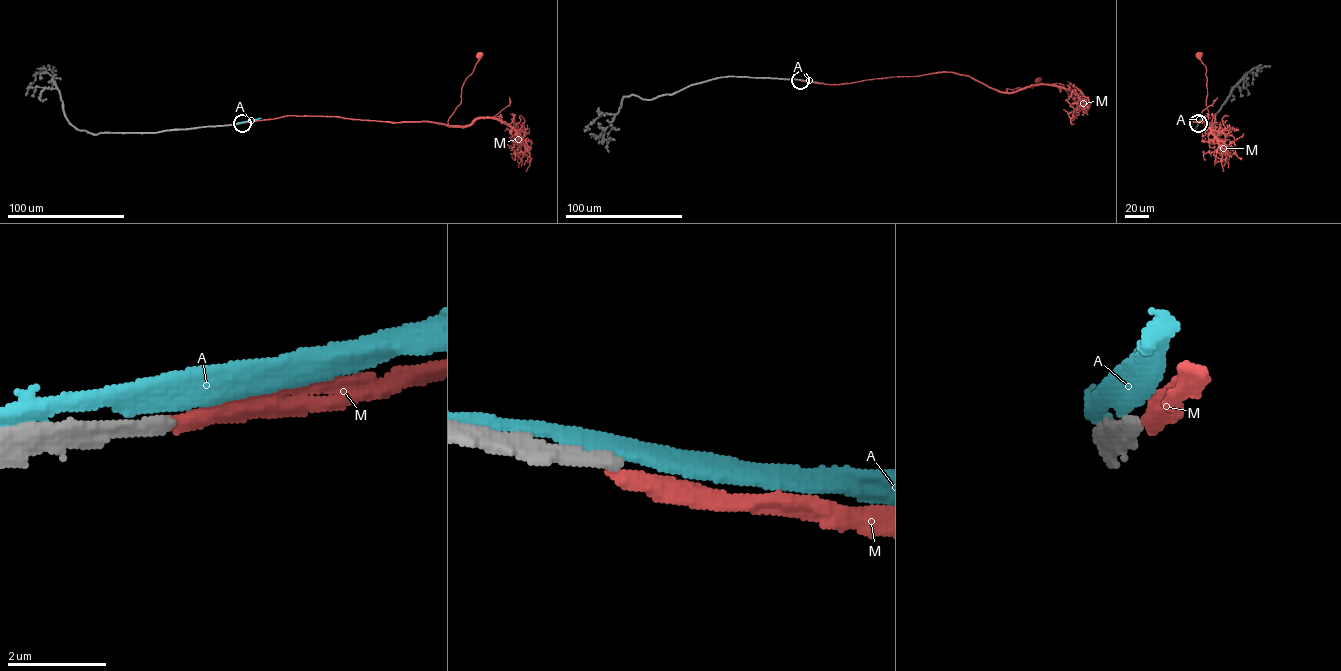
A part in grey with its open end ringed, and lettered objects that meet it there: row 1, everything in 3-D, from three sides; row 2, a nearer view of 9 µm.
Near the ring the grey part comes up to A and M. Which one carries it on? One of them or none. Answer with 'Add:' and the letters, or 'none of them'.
Add: none of them

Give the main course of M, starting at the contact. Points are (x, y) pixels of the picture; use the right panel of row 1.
M: (1199, 123), (1201, 115), (1190, 122), (1210, 124), (1207, 119), (1206, 68), (1199, 55)

